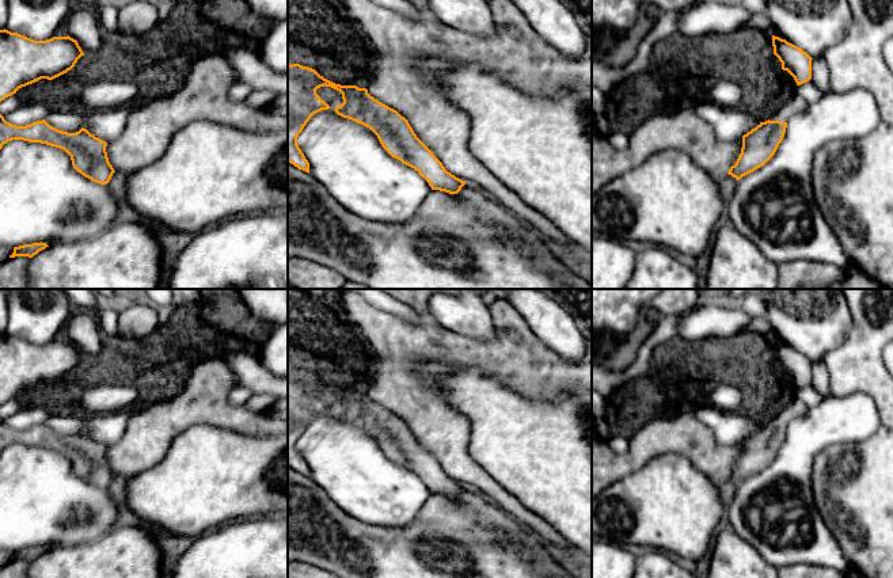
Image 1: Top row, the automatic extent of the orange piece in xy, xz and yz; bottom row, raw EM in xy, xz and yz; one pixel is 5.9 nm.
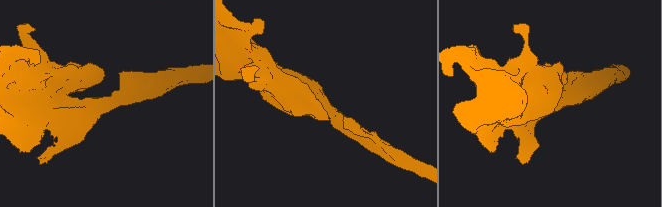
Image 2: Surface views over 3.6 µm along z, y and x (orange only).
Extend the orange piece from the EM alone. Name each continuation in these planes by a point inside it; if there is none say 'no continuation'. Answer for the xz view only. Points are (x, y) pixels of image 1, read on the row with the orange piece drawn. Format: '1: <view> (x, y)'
1: xz (516, 53)

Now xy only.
1: xy (204, 97)

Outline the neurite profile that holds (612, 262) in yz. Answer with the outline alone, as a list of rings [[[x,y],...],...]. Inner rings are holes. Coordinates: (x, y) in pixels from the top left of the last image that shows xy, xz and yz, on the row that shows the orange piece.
[[[592,236],[592,289],[624,289],[634,273],[635,258],[624,243]]]

